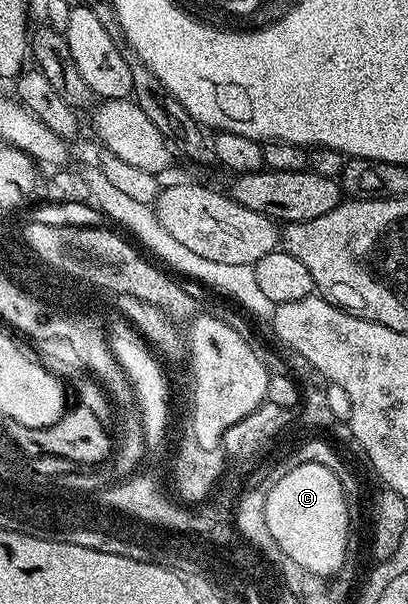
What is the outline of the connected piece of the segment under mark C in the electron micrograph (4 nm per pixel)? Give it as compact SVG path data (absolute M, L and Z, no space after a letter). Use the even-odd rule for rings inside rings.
M315 463L296 465L272 486L264 517L275 548L299 572L335 576L348 561L346 542L350 539L352 524L342 486L332 469Z

